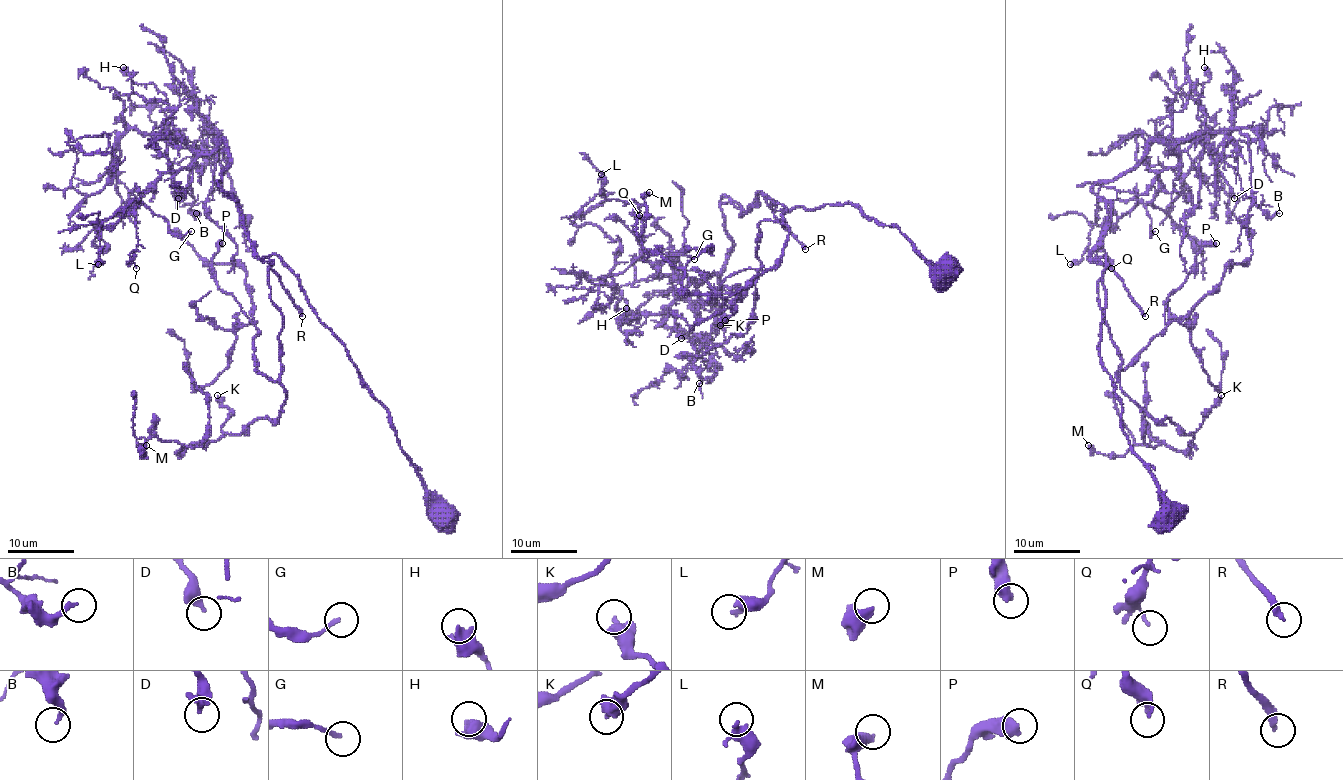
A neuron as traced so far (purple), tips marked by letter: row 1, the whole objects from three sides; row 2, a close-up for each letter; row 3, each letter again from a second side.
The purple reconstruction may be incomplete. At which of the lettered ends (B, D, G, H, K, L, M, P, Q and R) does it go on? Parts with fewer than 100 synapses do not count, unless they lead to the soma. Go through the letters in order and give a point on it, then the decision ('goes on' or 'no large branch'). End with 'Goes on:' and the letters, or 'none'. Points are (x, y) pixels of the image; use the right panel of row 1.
B: at (1279, 213); no large branch
D: at (1234, 198); no large branch
G: at (1155, 231); no large branch
H: at (1204, 67); no large branch
K: at (1221, 395); no large branch
L: at (1070, 264); no large branch
M: at (1088, 445); no large branch
P: at (1216, 243); no large branch
Q: at (1111, 268); no large branch
R: at (1145, 316); goes on
Goes on: R

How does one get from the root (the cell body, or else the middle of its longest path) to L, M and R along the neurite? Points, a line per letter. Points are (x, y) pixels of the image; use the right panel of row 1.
L: (1166, 515), (1090, 254), (1093, 186), (1163, 143), (1155, 196), (1100, 200), (1070, 264)
M: (1166, 515), (1100, 361), (1106, 254), (1098, 306), (1120, 387), (1193, 439), (1118, 457), (1088, 445)
R: (1166, 515), (1155, 475), (1121, 427), (1121, 402), (1100, 361), (1106, 254), (1097, 259), (1145, 316)

